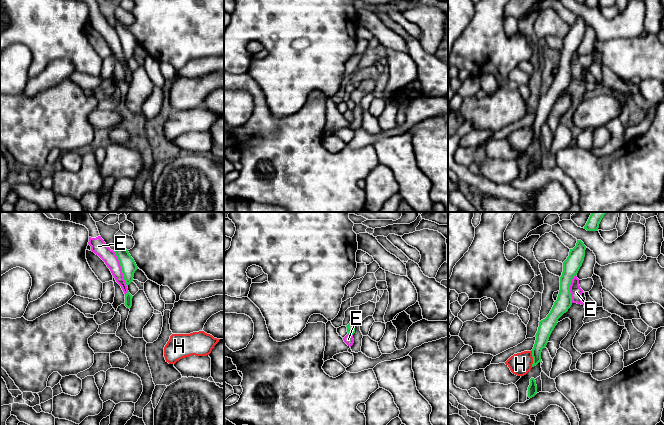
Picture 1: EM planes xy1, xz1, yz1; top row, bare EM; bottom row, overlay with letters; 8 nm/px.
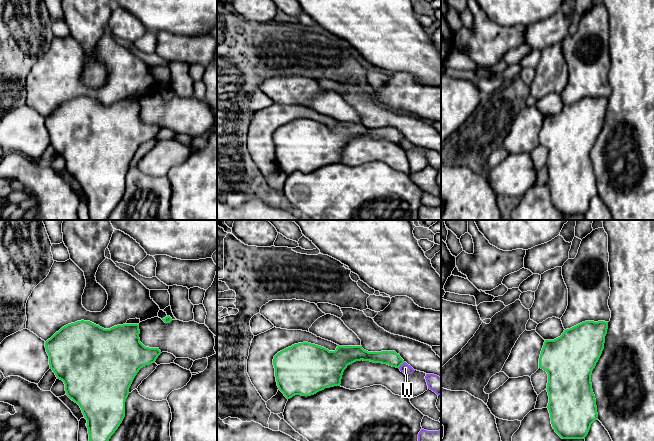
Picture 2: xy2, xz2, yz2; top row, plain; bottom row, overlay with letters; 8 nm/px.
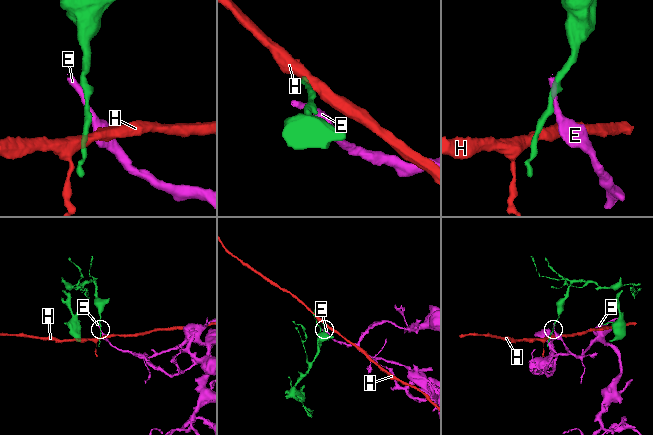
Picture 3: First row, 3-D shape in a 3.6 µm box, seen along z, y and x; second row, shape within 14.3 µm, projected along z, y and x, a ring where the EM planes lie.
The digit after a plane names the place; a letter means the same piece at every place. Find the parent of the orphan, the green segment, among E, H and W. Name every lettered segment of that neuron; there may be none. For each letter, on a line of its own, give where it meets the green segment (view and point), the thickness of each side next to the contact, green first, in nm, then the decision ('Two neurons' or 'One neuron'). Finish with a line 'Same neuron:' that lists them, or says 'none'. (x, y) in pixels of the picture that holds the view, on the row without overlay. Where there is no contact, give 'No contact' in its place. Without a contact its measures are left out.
E: Touches green at xy1 (121, 44). Thickness 120 nm (green) against 120 nm. Two neurons
H: Touches green at yz1 (533, 134). Thickness 110 nm (green) against 180 nm. Two neurons
W: Touches green at xz2 (401, 140). Thickness 120 nm (green) against 80 nm. Two neurons
Same neuron: none

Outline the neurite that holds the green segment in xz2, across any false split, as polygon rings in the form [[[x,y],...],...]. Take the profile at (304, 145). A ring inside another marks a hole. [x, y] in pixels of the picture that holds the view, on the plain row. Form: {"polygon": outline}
{"polygon": [[[308,118],[294,120],[273,135],[279,166],[287,175],[295,171],[311,172],[325,164],[340,162],[344,146],[356,137],[370,137],[399,144],[404,136],[395,127],[368,128],[362,122],[337,122],[335,127]]]}

